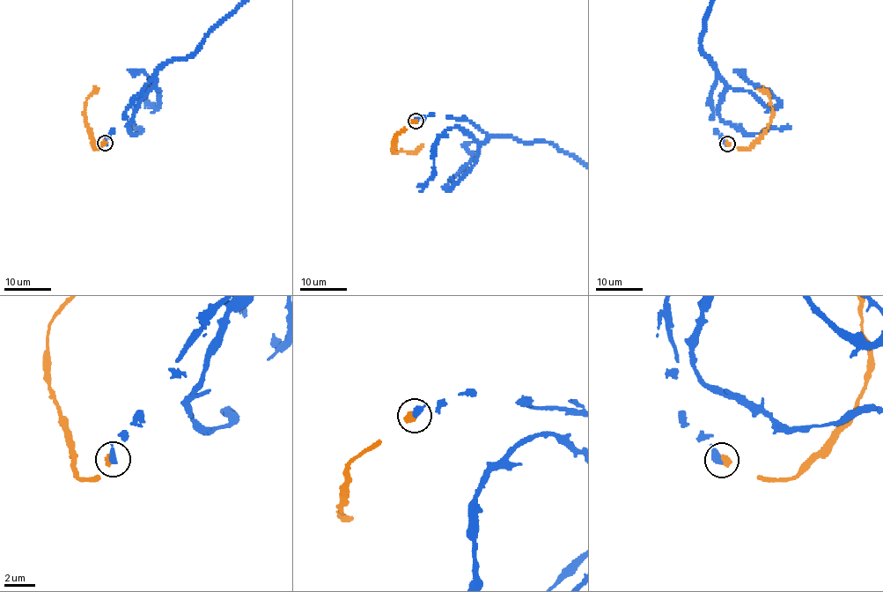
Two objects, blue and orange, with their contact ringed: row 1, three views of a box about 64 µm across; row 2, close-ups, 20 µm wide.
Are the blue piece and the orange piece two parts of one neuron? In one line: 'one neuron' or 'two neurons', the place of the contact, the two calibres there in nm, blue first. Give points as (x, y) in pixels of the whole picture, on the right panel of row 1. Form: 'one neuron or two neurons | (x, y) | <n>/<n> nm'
one neuron | (727, 144) | 380/460 nm

